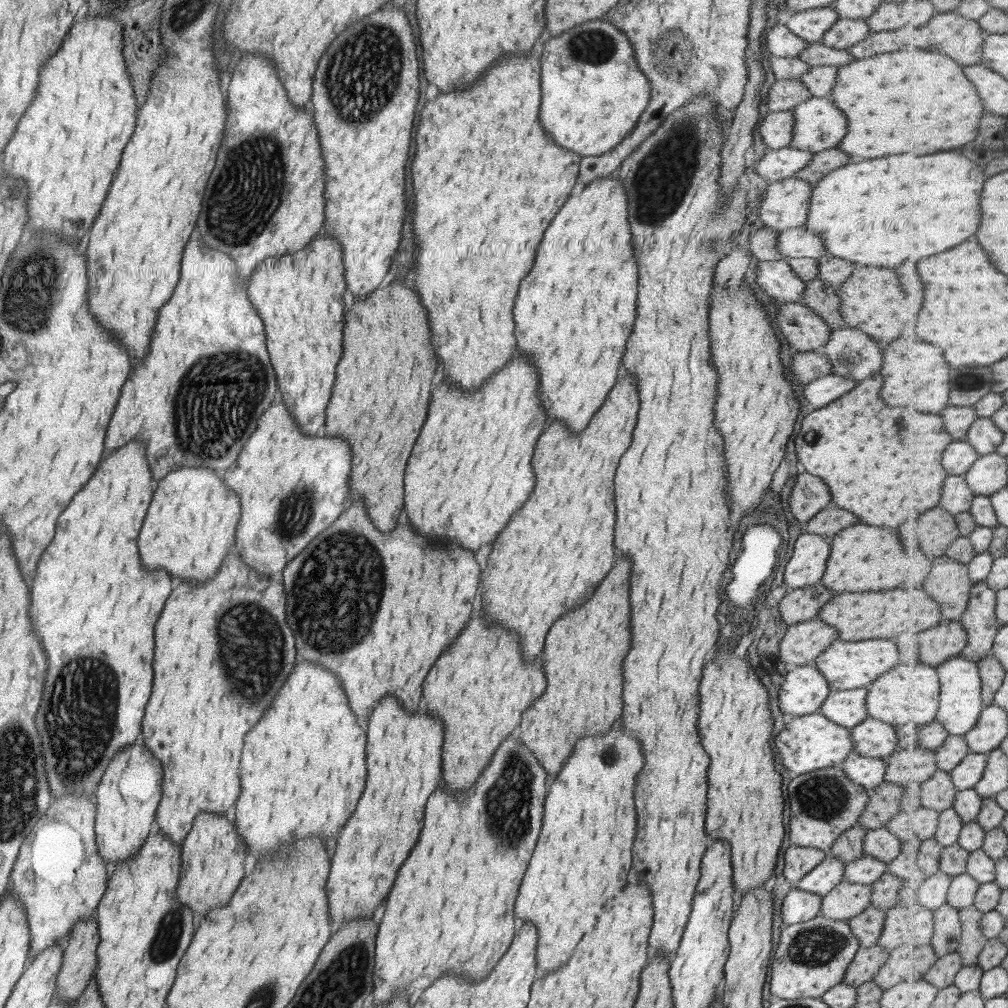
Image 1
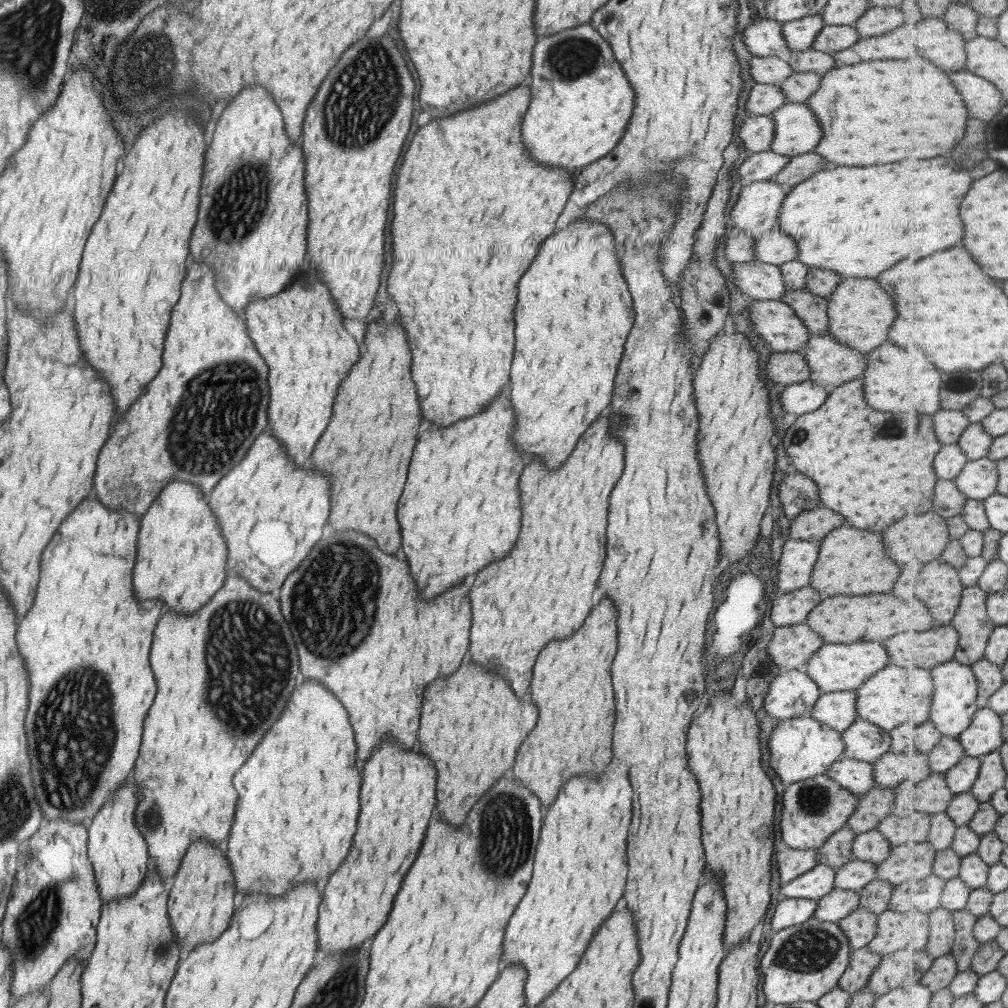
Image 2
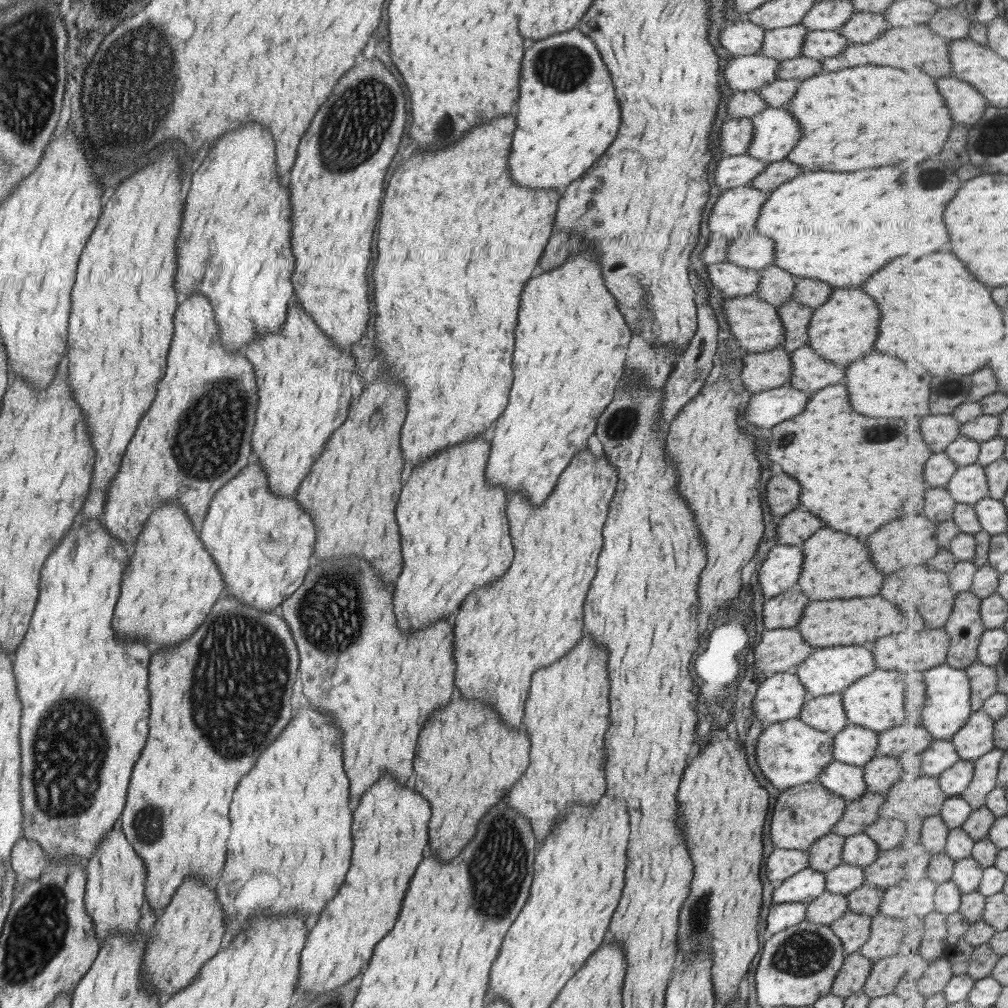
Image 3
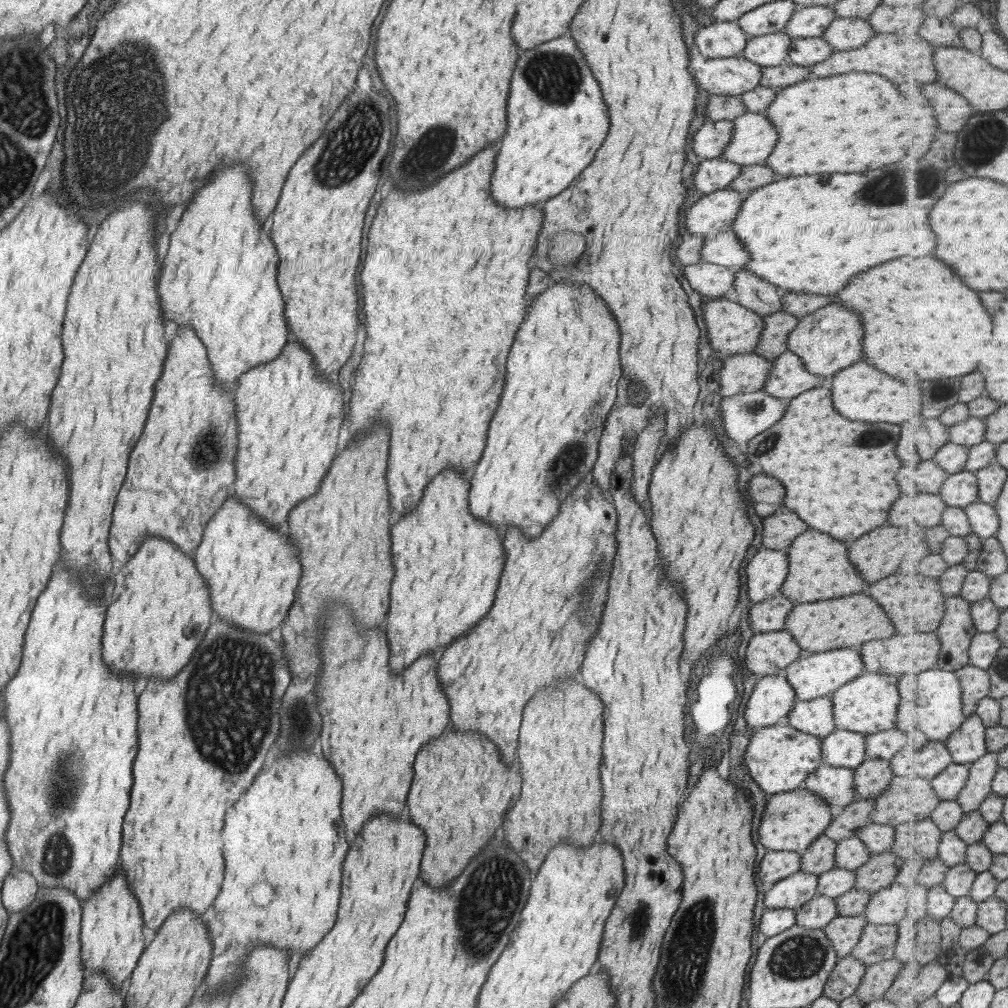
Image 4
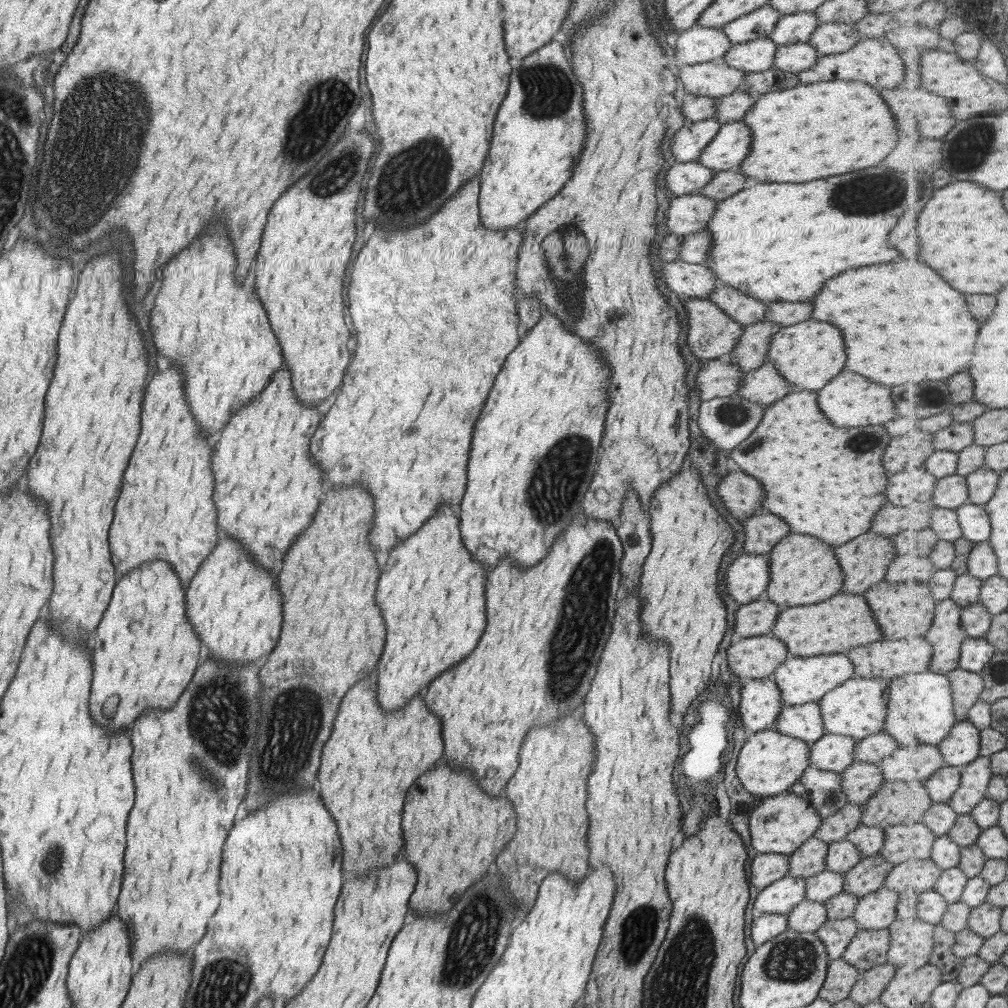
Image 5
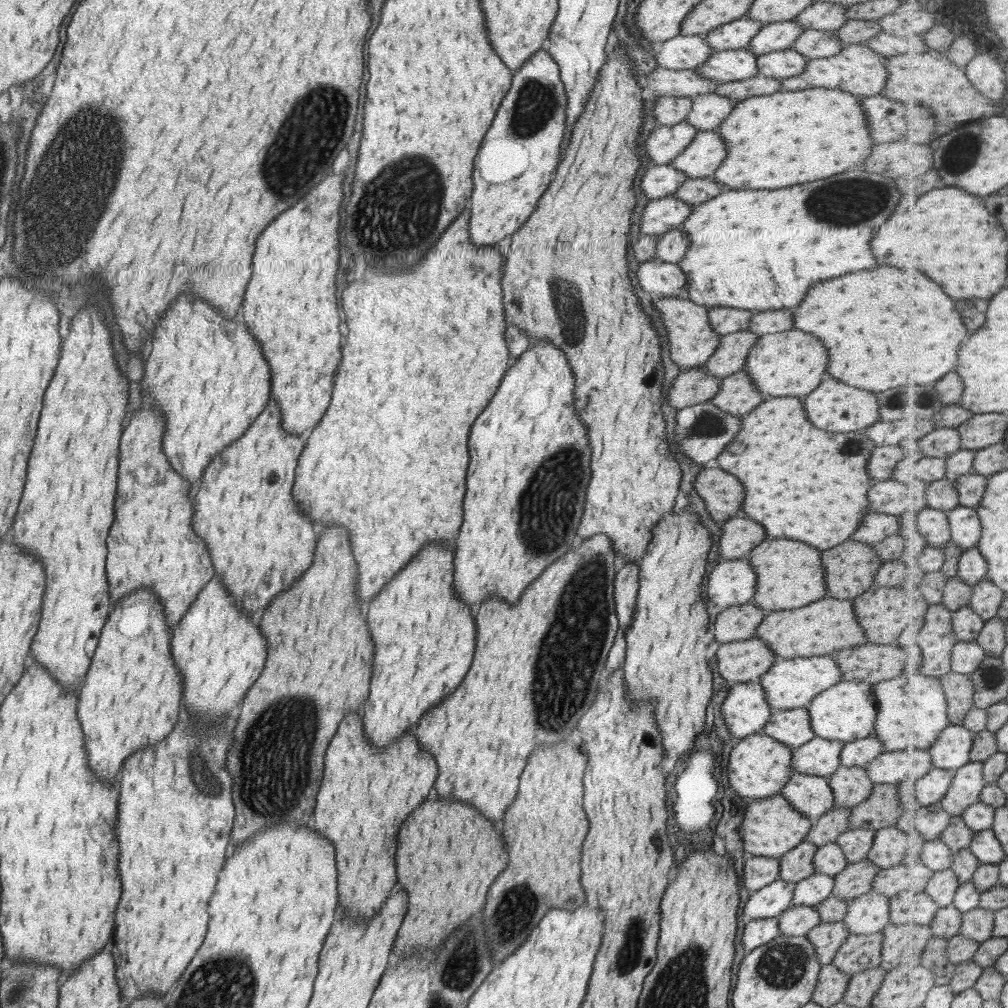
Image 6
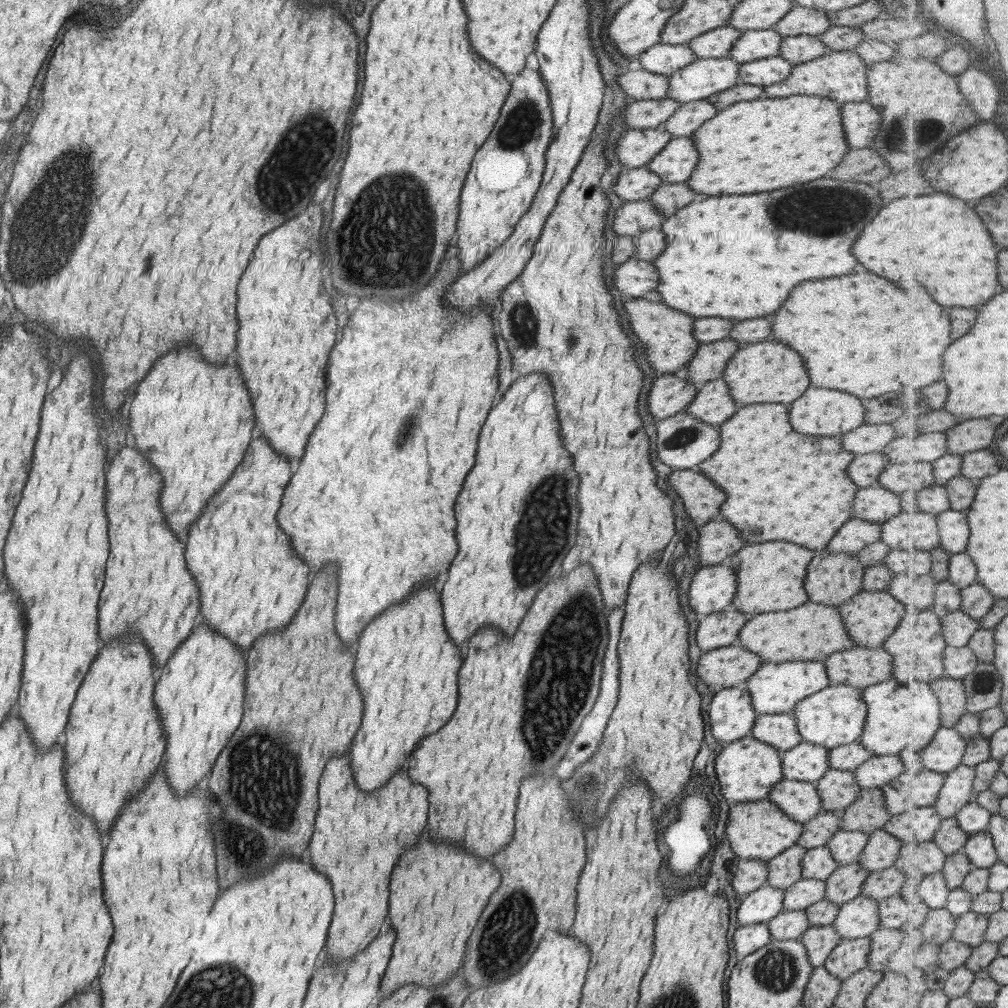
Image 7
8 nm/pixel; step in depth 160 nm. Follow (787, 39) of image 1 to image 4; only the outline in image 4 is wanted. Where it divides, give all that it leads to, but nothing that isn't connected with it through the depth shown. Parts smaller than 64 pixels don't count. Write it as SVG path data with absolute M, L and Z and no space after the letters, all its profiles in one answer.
M720 21L699 28L693 44L704 58L731 58L741 56L748 38L735 21Z

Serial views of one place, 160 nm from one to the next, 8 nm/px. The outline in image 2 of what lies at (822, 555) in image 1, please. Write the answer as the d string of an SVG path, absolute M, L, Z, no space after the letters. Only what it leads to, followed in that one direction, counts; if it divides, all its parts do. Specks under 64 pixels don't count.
M787 539L777 560L775 586L786 593L809 584L811 566L817 558L817 546L807 540Z

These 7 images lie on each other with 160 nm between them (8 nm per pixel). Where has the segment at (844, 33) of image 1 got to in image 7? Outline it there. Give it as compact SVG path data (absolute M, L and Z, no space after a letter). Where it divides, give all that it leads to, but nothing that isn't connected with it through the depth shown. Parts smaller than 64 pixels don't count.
M779 55L746 62L738 66L738 80L755 86L767 86L787 78L793 64Z

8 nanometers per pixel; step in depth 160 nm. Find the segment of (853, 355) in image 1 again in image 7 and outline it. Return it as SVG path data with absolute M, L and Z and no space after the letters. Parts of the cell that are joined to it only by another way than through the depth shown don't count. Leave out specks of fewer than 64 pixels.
M720 377L707 381L696 390L693 400L683 409L687 414L692 414L696 420L705 424L718 426L727 420L738 409L737 404L729 397L728 386Z

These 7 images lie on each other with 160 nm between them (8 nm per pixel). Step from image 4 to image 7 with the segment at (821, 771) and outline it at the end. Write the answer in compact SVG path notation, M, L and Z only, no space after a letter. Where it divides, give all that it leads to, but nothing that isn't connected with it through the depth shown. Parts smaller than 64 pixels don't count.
M781 779L768 792L771 801L787 818L804 824L822 812L814 783Z

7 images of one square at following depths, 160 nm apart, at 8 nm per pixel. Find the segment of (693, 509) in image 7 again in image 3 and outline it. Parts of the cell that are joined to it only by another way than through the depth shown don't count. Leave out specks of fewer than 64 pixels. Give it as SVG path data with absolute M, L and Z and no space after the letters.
M775 474L765 484L765 500L769 504L769 512L777 519L797 506L797 496L799 484L785 474Z

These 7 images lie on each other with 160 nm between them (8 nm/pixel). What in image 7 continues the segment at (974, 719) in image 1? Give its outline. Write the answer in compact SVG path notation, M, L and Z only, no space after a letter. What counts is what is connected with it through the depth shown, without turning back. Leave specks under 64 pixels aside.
M893 678L861 690L866 708L862 733L857 742L872 755L898 755L913 758L930 745L943 728L942 706L932 683L909 681L899 684Z

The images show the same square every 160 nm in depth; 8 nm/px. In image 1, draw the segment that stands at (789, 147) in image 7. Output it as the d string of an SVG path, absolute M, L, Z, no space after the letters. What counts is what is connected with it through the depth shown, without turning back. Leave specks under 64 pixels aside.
M901 48L893 52L879 53L859 60L853 59L841 65L836 70L834 85L831 87L829 94L832 105L840 110L842 116L845 116L845 120L847 120L847 126L845 126L847 134L839 140L839 148L848 156L853 156L853 158L879 158L879 156L889 156L889 154L923 154L925 156L925 154L933 154L933 152L939 152L939 150L953 150L953 148L969 144L971 140L975 140L979 136L982 116L987 110L977 87L965 74L964 68L963 64L947 58L939 50L927 50L926 48L905 48L905 50Z

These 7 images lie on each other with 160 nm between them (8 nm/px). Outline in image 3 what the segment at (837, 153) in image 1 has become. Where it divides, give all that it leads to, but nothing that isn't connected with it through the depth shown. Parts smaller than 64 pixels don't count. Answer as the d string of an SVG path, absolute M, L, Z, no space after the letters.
M783 158L779 161L767 163L763 170L758 175L755 175L747 185L761 192L770 192L801 172L803 170L800 169L798 164L793 164Z

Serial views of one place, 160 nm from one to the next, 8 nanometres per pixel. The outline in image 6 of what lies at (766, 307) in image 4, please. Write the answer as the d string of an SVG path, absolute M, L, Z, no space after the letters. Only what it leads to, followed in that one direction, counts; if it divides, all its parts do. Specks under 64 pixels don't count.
M712 306L706 309L706 313L713 333L729 335L746 330L753 311L729 308L728 306Z

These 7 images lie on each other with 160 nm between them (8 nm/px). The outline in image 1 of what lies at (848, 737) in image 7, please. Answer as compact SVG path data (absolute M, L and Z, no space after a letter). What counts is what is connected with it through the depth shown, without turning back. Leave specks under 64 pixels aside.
M915 660L899 662L875 678L866 689L865 710L868 716L894 728L926 725L938 717L942 682L935 666Z

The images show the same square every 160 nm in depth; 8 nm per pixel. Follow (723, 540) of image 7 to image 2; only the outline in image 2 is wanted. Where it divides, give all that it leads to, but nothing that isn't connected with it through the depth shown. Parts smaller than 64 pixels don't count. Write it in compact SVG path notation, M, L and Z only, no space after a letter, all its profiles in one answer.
M819 508L819 510L799 513L786 523L788 523L789 539L819 540L835 526L841 526L843 518L839 518L835 512L827 508Z

